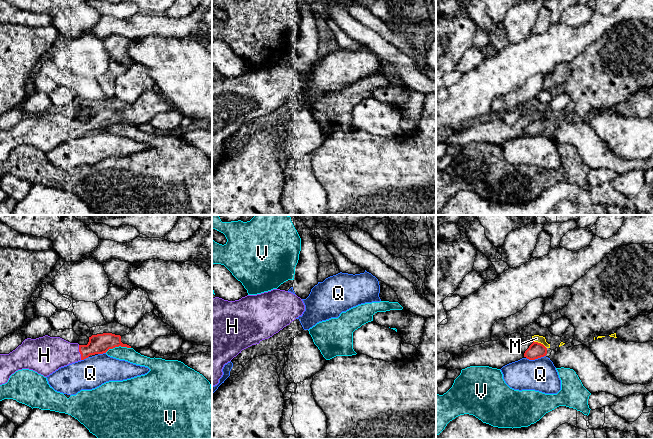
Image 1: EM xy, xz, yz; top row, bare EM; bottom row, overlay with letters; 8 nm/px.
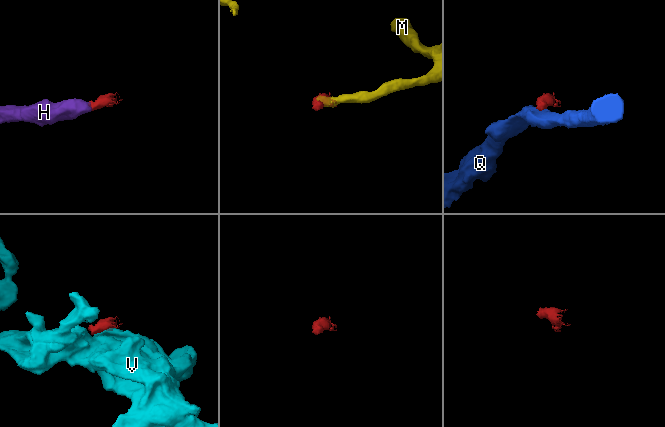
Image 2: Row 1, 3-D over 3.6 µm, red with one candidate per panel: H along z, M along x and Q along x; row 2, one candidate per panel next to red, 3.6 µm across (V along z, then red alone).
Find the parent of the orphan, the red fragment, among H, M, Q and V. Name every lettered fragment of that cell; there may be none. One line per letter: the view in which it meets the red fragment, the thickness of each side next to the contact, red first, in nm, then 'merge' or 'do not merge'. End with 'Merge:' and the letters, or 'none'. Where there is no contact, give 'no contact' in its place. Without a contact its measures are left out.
H: contact in xy; calibres 160 and 280 nm; merge
M: contact in yz; calibres 130 and 60 nm; do not merge
Q: contact in yz; calibres 130 and 260 nm; do not merge
V: contact in xy; calibres 160 and 110 nm; do not merge
Merge: H

